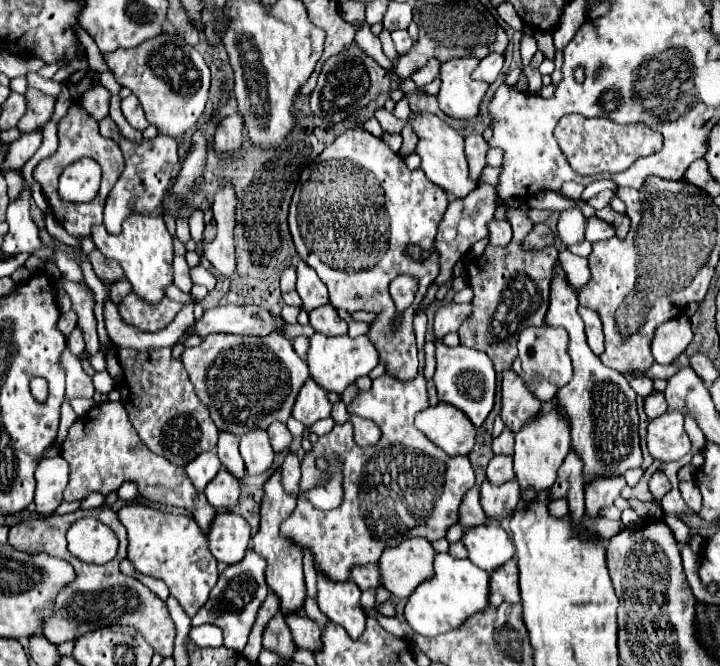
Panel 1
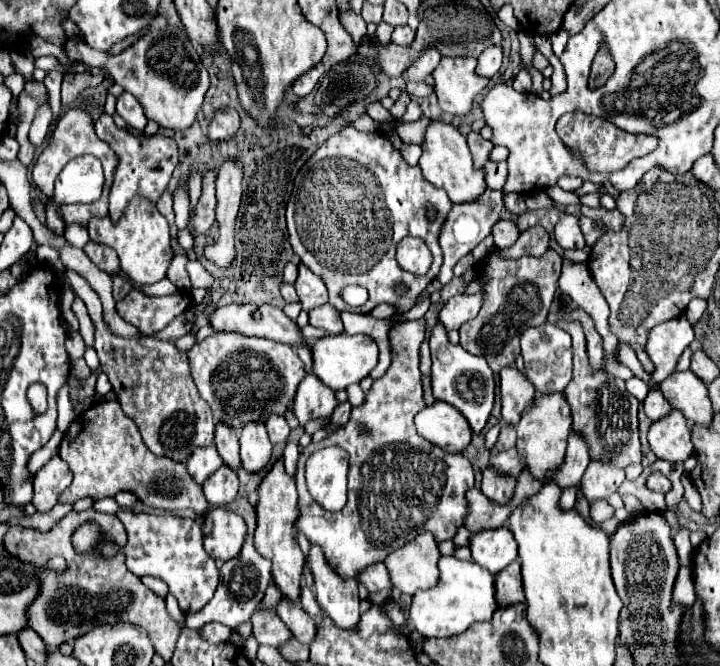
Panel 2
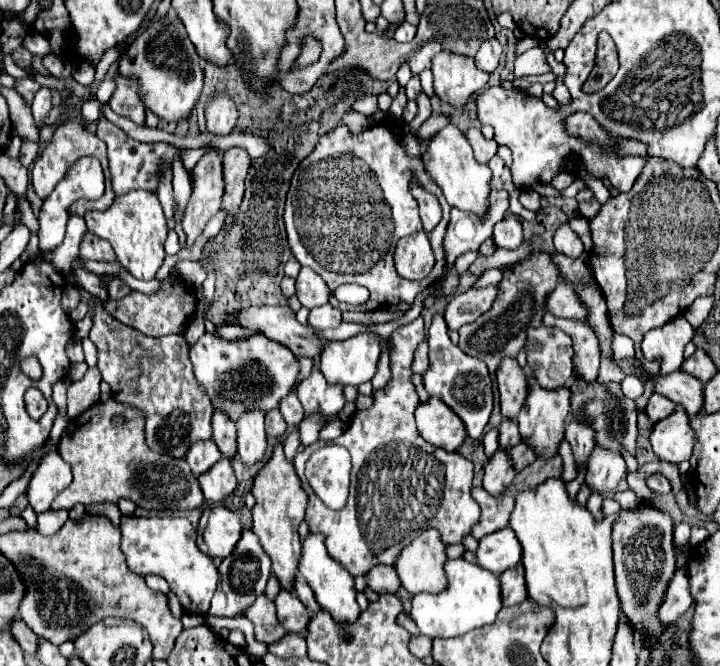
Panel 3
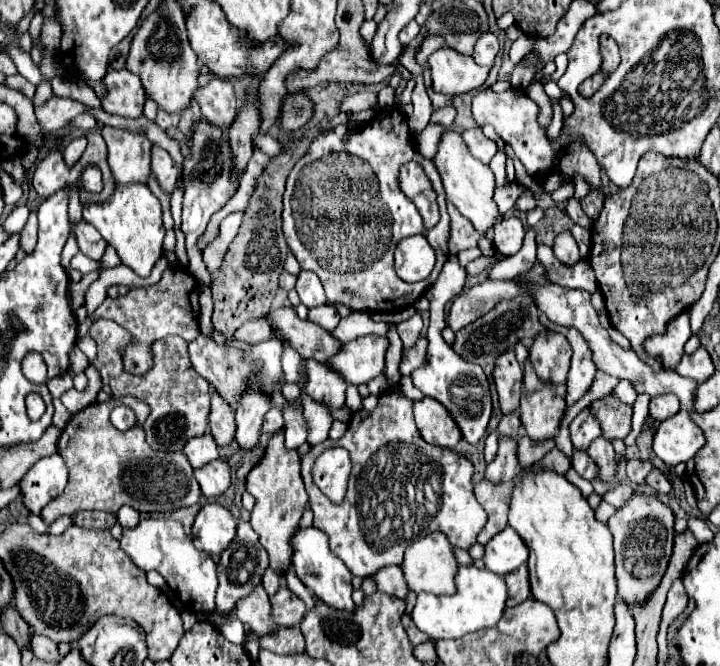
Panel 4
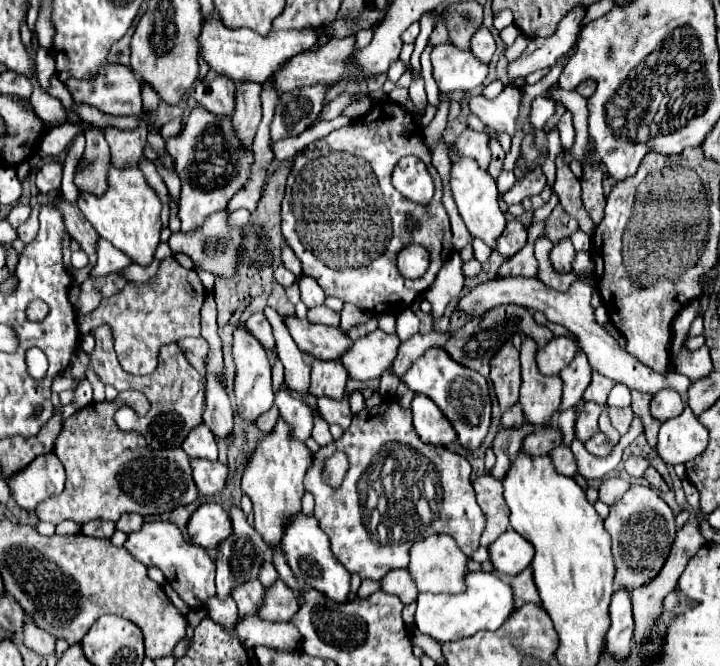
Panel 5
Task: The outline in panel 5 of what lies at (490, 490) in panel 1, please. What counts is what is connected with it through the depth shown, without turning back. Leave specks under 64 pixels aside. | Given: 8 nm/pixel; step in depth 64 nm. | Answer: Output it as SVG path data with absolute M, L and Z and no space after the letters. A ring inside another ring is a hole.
M524 424L524 428L518 430L510 430L510 434L506 434L504 428L498 430L496 438L494 438L494 454L496 454L496 464L490 470L490 476L504 480L512 462L516 460L520 448L522 448L522 440L526 434L532 432L530 424Z

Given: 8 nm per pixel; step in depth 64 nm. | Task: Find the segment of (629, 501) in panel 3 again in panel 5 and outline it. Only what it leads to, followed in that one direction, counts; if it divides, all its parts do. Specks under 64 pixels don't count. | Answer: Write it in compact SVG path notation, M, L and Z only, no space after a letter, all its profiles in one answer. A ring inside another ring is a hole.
M610 478L610 480L604 480L602 482L602 486L600 486L600 500L604 502L604 504L608 504L608 506L612 506L612 502L618 502L624 494L626 494L626 490L628 490L628 482L626 480L622 480L622 478Z

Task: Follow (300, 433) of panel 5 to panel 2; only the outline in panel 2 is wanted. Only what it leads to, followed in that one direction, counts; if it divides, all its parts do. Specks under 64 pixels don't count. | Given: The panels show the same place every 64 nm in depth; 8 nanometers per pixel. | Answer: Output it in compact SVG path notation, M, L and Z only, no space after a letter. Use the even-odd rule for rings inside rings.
M288 442L284 448L284 466L288 470L288 476L296 476L298 466L298 446L294 442Z

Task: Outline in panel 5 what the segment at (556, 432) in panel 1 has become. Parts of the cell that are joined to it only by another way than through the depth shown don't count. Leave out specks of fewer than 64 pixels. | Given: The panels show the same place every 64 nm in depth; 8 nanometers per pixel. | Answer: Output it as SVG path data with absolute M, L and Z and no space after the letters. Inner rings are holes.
M526 338L520 348L522 362L522 388L520 388L520 406L524 410L526 422L532 426L550 426L552 414L560 410L562 398L562 378L560 376L542 376L538 372L534 354L536 342Z

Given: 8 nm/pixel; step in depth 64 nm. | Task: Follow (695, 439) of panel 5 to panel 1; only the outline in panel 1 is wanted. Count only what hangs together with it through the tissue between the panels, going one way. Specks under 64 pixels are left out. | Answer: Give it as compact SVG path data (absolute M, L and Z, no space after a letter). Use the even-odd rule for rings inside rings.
M666 412L648 424L648 452L654 460L672 462L690 452L690 440L680 412Z

